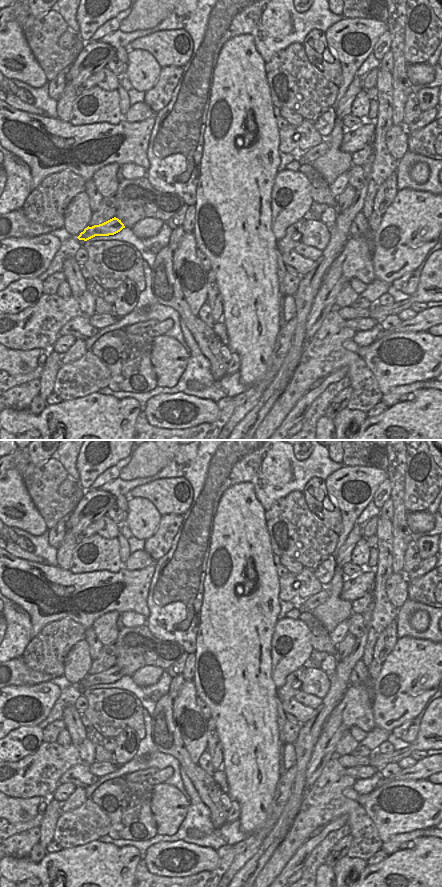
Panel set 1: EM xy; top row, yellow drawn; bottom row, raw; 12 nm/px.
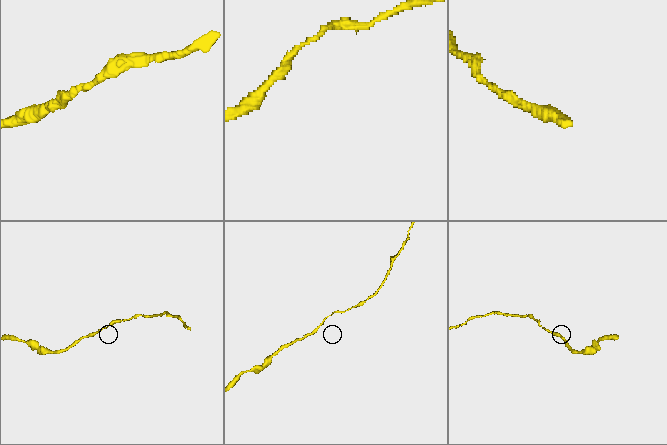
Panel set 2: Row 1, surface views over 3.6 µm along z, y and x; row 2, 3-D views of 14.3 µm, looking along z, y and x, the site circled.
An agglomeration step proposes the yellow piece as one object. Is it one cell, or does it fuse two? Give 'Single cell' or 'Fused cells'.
Single cell.

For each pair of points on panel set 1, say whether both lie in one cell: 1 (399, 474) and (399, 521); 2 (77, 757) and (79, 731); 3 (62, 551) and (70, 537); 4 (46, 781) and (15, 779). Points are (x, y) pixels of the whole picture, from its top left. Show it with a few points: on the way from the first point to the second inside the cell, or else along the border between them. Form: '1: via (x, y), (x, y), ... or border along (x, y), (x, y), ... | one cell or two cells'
1: via (398, 486), (399, 509) | one cell
2: border along (86, 737), (79, 744), (71, 744) | two cells
3: via (65, 548), (70, 540) | one cell
4: via (38, 779), (23, 779) | one cell

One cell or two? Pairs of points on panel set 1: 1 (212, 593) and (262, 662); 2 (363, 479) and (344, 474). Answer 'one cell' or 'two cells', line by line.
1: one cell
2: one cell

